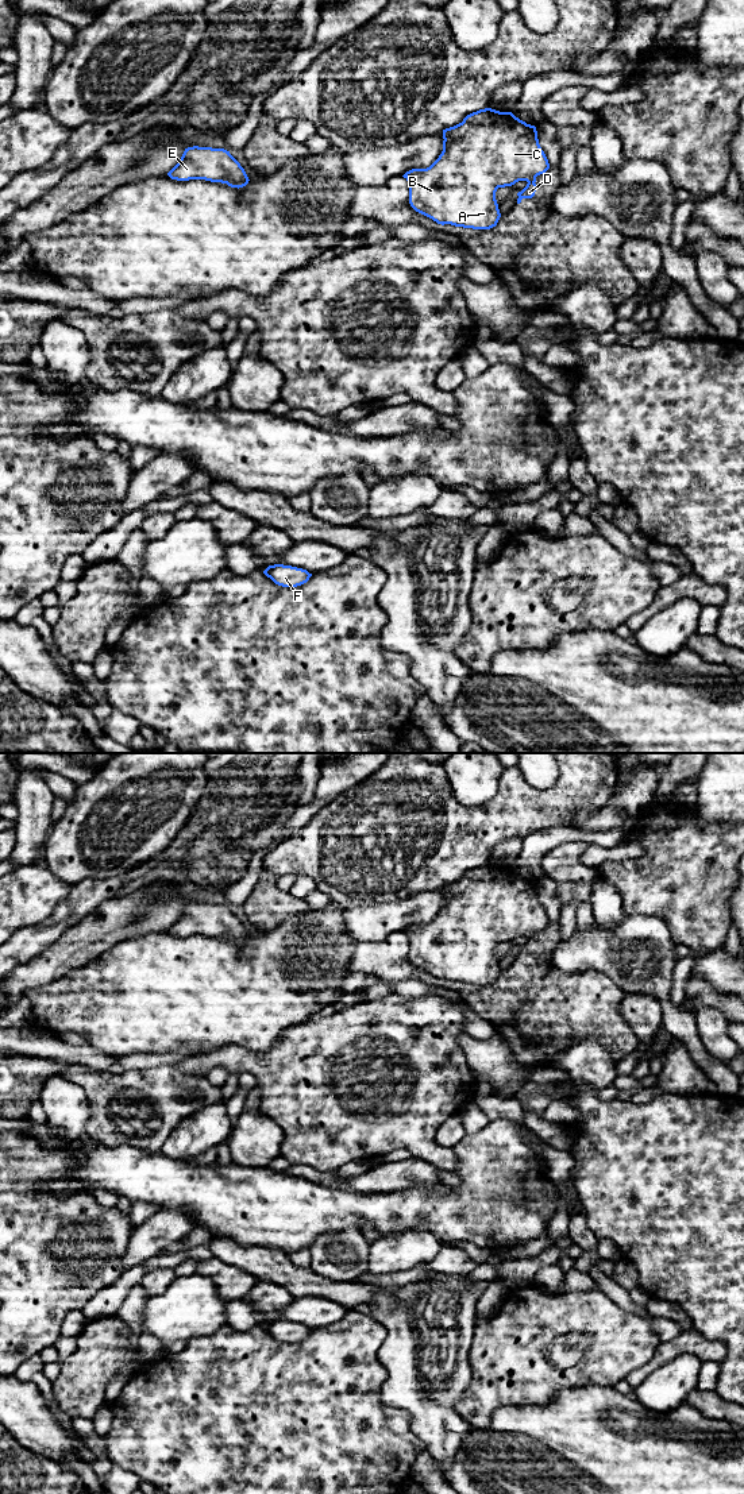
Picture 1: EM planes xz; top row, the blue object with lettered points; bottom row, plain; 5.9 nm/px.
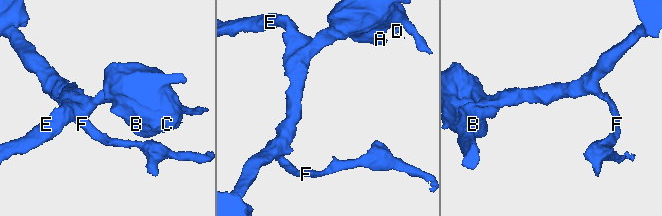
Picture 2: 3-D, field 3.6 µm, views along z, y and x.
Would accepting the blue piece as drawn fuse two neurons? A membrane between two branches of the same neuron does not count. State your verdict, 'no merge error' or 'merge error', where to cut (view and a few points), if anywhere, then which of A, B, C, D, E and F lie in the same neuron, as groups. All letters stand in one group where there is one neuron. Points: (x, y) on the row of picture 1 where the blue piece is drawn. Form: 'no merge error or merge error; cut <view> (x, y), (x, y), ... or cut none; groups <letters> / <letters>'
merge error; cut xz (535, 176), (525, 180); groups A B C E F / D

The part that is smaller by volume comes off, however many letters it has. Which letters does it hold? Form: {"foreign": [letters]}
{"foreign": ["D"]}

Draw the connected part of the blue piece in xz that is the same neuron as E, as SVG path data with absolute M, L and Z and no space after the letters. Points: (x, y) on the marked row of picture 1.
M188 147L180 162L167 173L171 179L205 179L243 188L248 177L240 163L224 148Z

